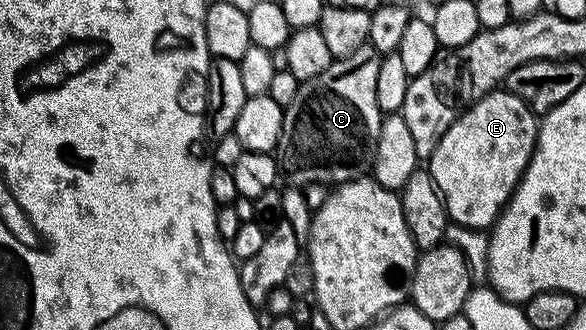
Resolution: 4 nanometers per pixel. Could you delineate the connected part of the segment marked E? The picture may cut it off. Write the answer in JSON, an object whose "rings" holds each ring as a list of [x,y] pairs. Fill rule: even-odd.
{"rings":[[[493,90],[461,112],[426,160],[451,223],[491,229],[524,177],[536,149],[537,131],[537,113],[507,90]]]}

